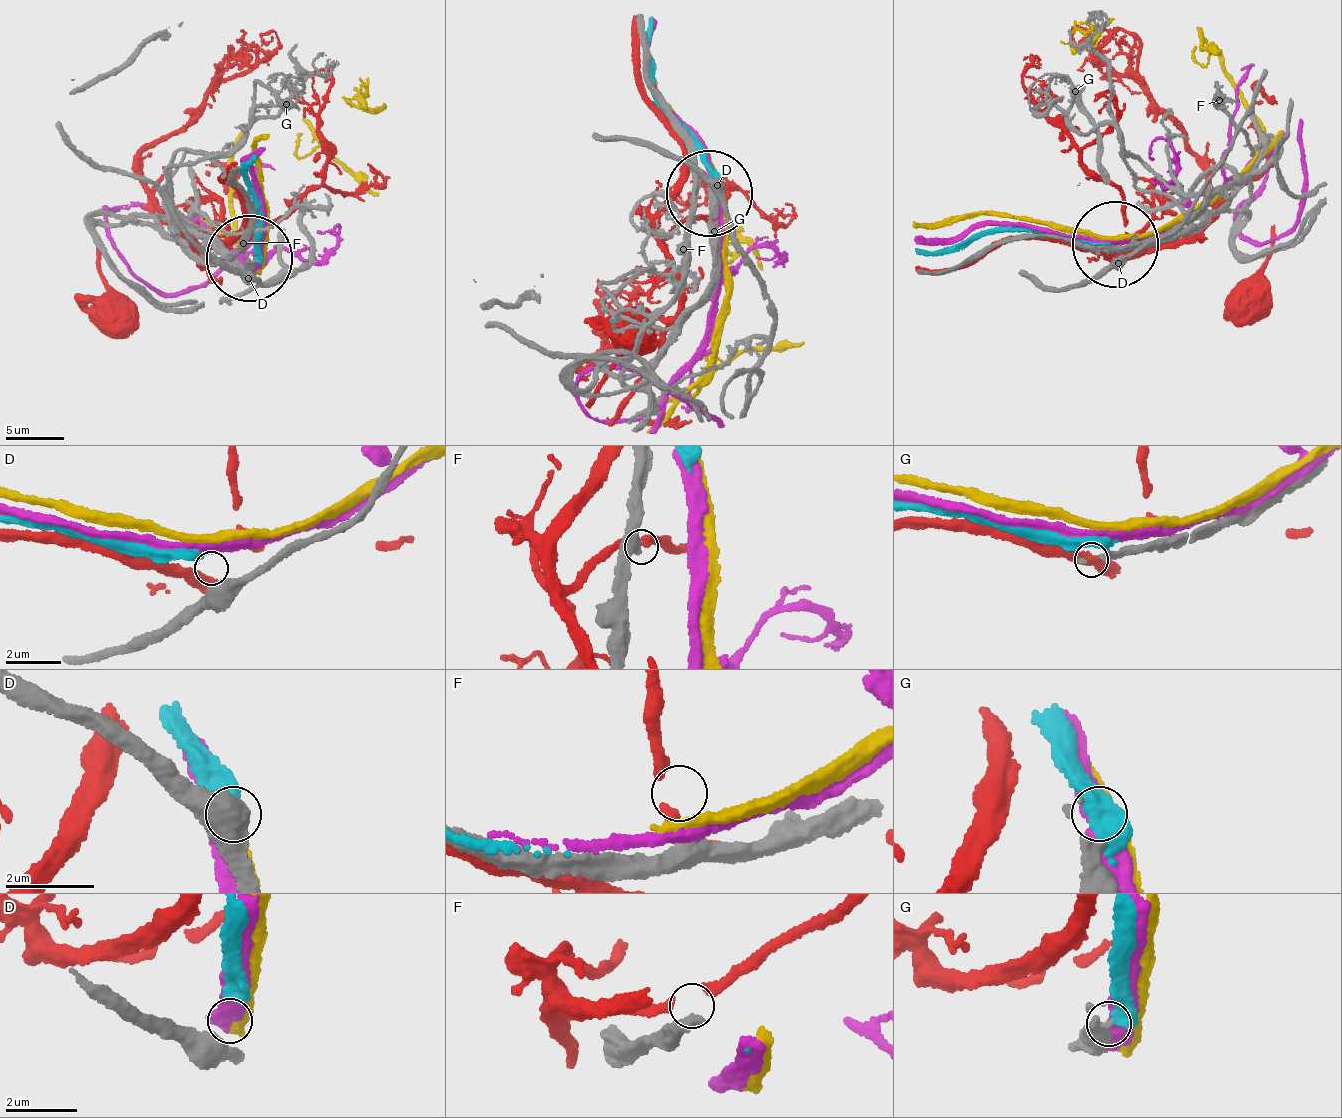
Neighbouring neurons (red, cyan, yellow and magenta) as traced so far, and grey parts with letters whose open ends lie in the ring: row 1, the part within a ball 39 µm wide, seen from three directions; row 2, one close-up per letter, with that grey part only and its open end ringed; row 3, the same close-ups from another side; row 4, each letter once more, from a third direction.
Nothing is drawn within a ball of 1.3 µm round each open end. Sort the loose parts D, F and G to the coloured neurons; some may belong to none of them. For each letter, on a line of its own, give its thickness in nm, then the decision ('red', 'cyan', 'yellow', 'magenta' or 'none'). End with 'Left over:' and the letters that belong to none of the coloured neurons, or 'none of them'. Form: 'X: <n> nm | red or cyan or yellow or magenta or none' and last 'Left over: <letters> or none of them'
D: 420 nm | none
F: 320 nm | none
G: 100 nm | none
Left over: D, F, G

